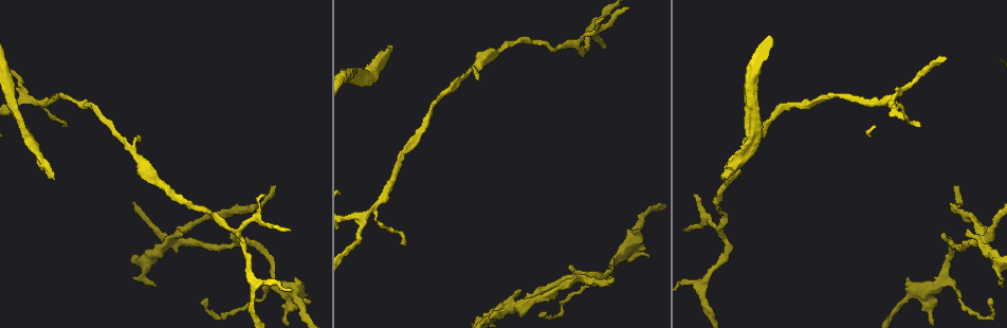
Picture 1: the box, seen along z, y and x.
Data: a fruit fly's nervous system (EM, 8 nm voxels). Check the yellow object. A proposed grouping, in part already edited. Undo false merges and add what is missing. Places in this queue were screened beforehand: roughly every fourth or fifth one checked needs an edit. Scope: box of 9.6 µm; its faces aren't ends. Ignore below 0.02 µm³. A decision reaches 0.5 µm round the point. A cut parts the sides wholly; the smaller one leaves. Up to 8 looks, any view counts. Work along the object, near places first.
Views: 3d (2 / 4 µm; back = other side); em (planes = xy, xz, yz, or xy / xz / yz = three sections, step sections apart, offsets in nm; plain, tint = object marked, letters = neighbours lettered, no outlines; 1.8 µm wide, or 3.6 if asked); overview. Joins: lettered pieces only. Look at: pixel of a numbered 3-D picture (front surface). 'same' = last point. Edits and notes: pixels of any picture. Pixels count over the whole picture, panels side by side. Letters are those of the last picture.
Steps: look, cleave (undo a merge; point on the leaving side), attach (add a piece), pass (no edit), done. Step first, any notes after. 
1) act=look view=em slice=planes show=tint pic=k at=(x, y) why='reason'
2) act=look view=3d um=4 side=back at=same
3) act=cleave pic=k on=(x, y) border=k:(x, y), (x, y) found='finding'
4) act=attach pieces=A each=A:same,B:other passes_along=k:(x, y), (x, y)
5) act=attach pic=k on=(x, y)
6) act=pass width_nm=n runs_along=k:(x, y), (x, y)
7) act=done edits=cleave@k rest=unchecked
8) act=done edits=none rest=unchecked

act=look view=3d um=2 pic=1 at=(294, 292) why='thick turns thin'

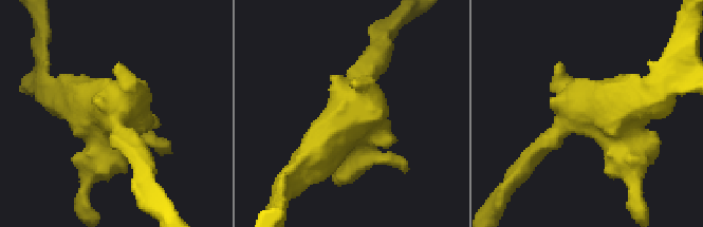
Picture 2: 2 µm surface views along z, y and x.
act=look view=em slice=planes show=plain pic=2 at=(104, 110)

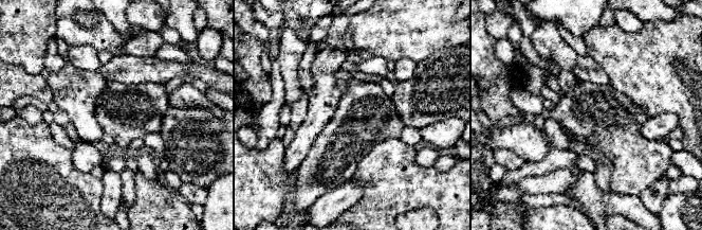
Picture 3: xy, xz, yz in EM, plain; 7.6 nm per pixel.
act=look view=em slice=planes show=letters at=same

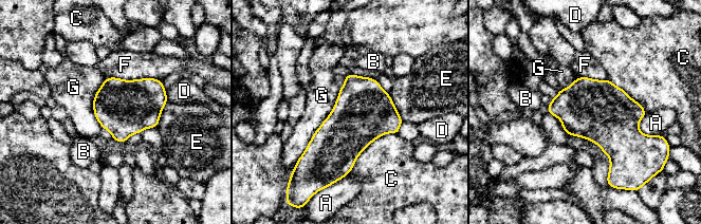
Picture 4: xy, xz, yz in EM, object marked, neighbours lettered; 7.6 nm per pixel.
act=pass longest_contact=G:650nm each=A:other,B:other,C:other,D:other,E:other,F:other,G:other border=4:(340, 88), (330, 114), (296, 162) found='all the same neuron'

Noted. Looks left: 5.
act=look view=em slice=xy step=8 show=tint pic=1 at=(272, 188) why='an open end'

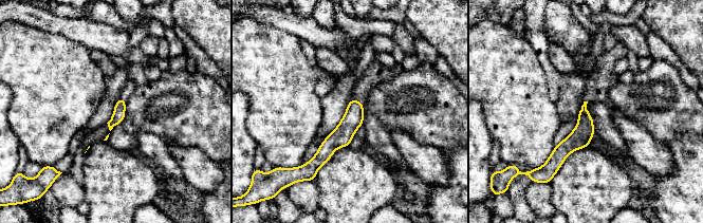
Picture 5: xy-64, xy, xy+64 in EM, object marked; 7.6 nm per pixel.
act=look view=em slice=planes show=letters at=same

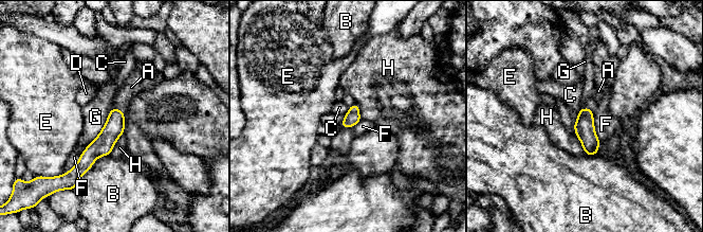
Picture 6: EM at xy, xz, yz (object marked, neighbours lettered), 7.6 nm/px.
act=attach pieces=A width_nm=110 each=A:same,B:other,C:other,D:other,E:other,F:other,G:other,H:other passes_along=6:(114, 127), (117, 109), (131, 87) found='the neuron continues'

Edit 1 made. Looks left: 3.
act=look view=em slice=yz step=4 show=tint pic=1 at=(178, 239) why='four arms meet'

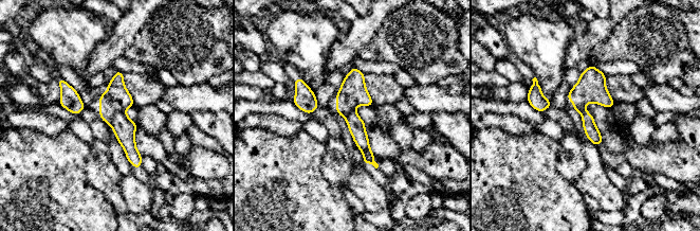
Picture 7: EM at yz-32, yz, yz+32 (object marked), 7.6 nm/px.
act=look view=em slice=planes show=letters at=same why='cut it another way'

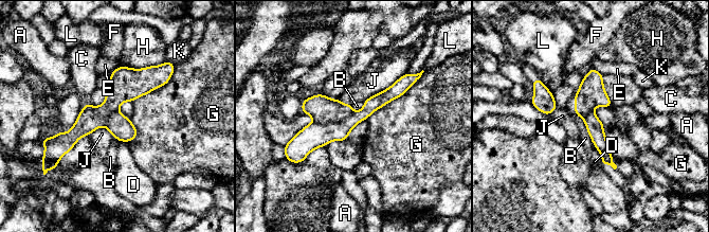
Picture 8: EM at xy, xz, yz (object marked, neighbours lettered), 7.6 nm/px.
act=cleave pic=8 on=(324, 110) each=A:other,B:other,C:other,D:other,E:other,F:other,G:other,H:other,J:other,K:other,L:other found='two neurons meet here'

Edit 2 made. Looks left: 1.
act=look view=em slice=yz step=16 show=letters pic=1 at=(365, 217)

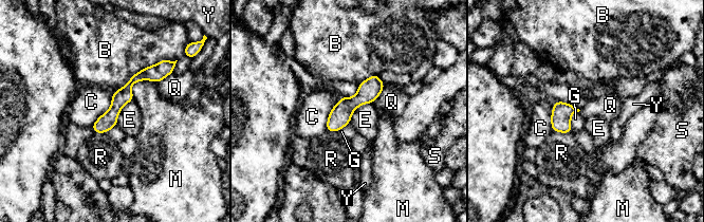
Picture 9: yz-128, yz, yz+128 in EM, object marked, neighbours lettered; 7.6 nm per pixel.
act=pass width_nm=40 each=B:other,C:other,E:other,G:other,M:other,Q:other,R:other,S:other,Y:other runs_along=9:(160, 74), (134, 78), (95, 129) found='all the same neuron'

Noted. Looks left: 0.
act=done edits=attach@6,cleave@8 rest=unchecked

